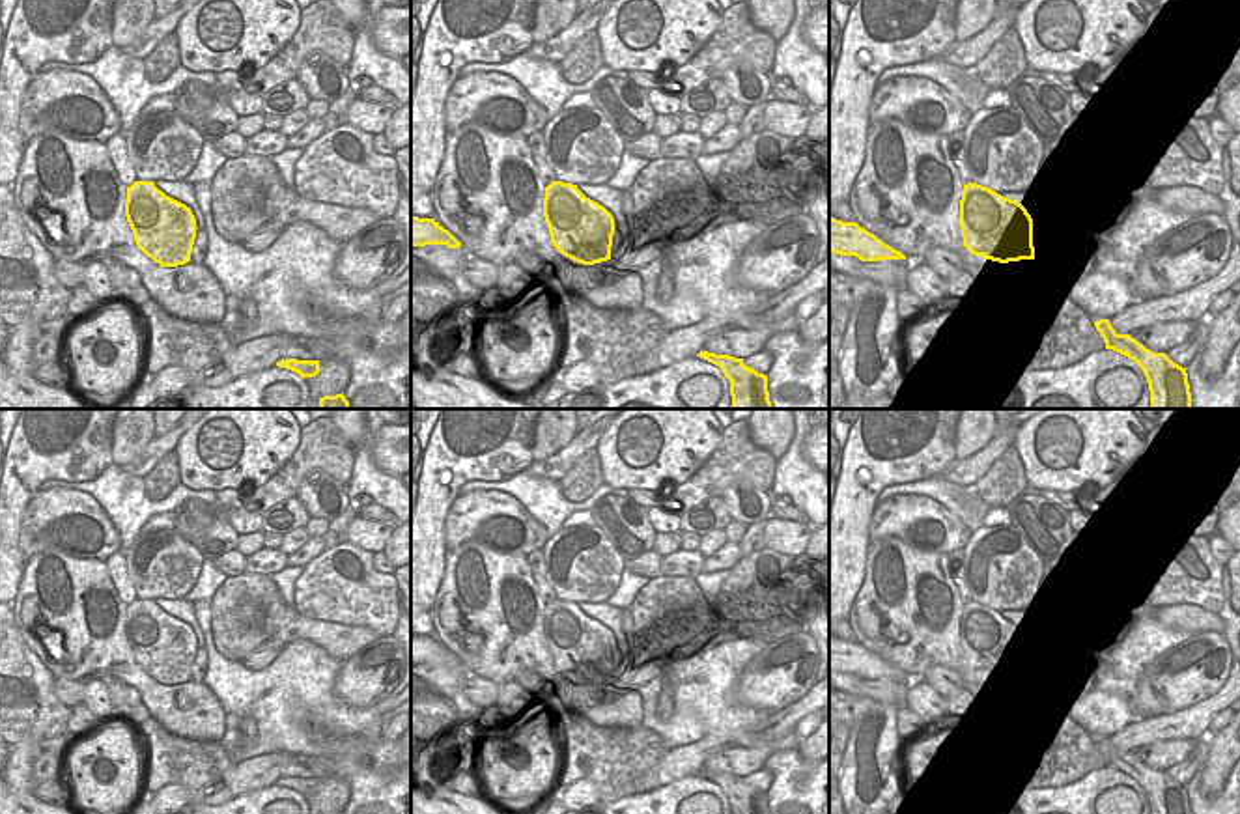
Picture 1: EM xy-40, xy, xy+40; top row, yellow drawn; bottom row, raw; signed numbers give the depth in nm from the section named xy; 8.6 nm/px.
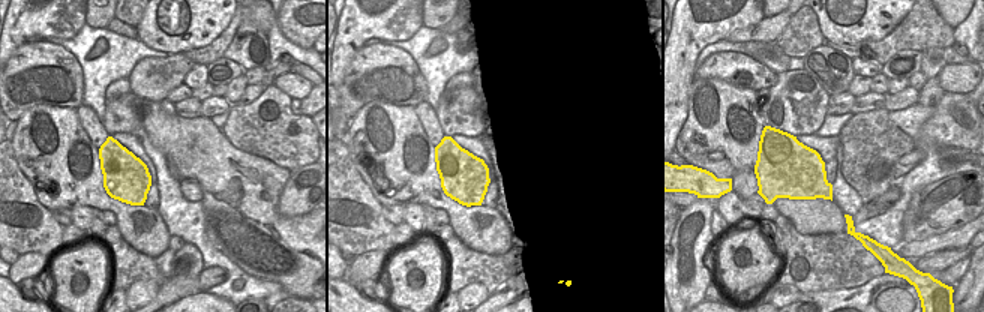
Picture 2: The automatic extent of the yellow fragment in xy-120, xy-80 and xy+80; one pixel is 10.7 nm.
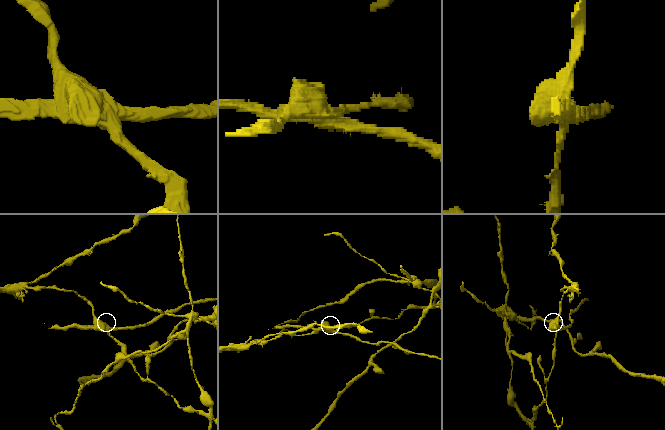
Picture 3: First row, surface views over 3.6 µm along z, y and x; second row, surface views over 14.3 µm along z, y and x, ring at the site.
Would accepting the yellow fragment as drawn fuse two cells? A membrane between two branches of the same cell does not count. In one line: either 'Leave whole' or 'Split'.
Split.

